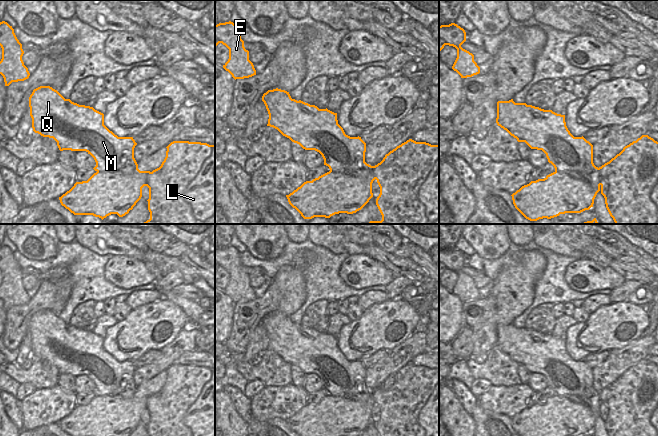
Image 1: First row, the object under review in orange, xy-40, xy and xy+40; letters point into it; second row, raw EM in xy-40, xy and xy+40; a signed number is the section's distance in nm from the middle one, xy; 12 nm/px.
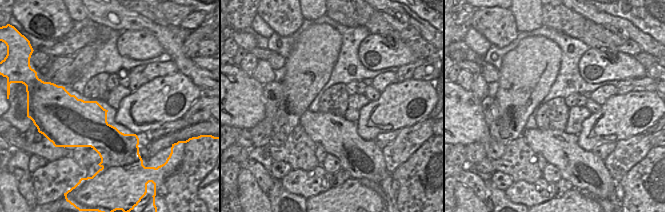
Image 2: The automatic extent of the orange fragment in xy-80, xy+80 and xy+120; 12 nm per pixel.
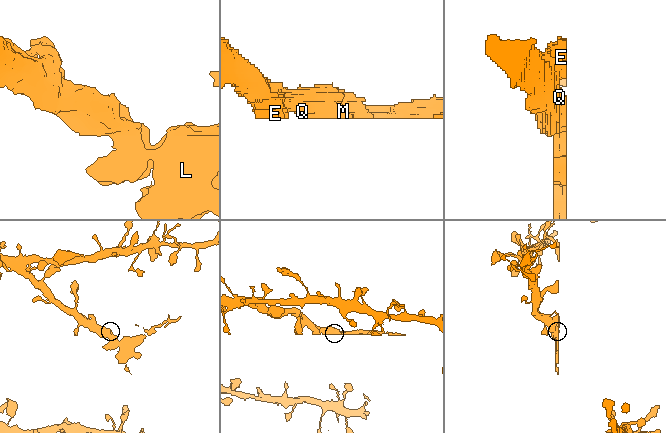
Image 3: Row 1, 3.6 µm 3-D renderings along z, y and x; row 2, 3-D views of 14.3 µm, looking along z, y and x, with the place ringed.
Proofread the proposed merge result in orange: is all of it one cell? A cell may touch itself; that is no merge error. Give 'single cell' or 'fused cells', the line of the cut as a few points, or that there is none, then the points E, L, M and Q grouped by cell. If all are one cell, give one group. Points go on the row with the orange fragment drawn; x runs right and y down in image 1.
fused cells; cut xy+40 (598, 168), (601, 184); groups E M Q / L

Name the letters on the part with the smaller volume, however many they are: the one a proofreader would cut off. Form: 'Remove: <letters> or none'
Remove: L

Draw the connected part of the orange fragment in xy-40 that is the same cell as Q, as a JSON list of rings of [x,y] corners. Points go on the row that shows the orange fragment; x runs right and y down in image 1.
[[[40,86],[33,90],[29,97],[32,128],[43,137],[53,138],[60,151],[86,151],[90,154],[96,166],[96,172],[87,180],[76,182],[74,186],[59,197],[60,203],[74,215],[93,215],[102,220],[111,214],[123,217],[142,197],[142,188],[146,186],[146,178],[150,171],[140,171],[134,158],[134,148],[137,145],[133,137],[118,137],[104,125],[104,114],[93,107],[79,105],[70,99],[65,99],[57,90],[50,86]]]

